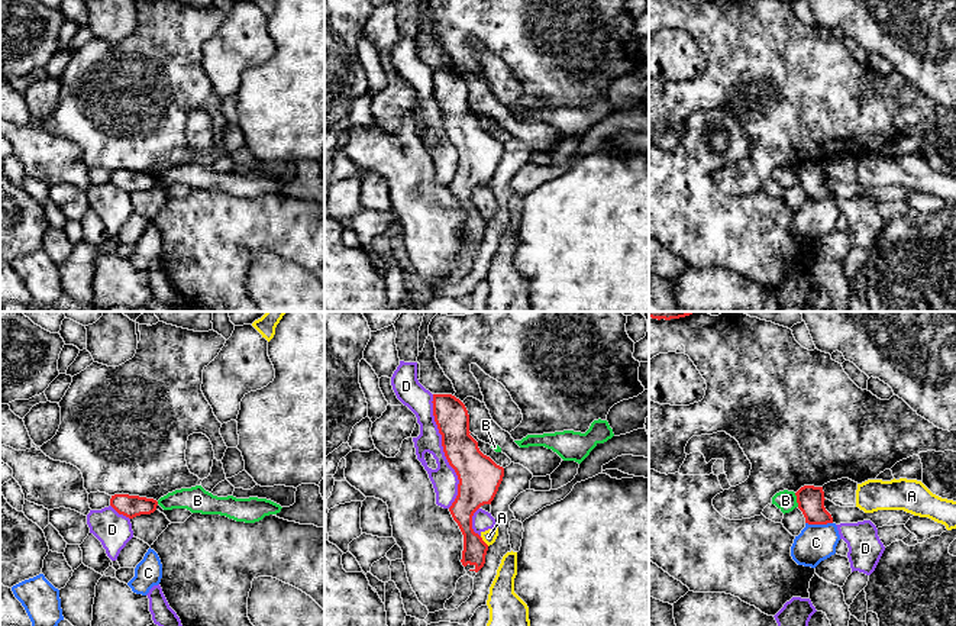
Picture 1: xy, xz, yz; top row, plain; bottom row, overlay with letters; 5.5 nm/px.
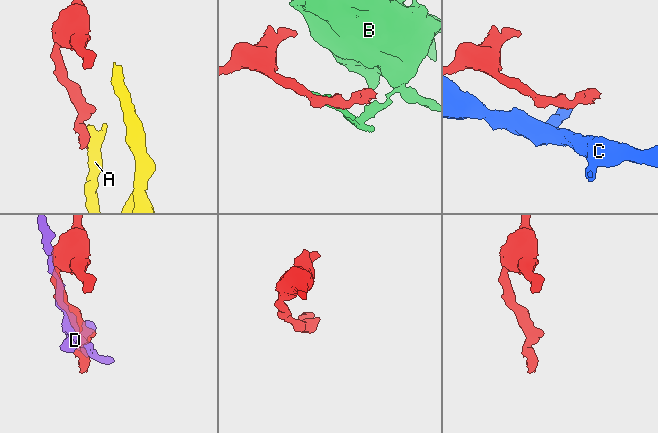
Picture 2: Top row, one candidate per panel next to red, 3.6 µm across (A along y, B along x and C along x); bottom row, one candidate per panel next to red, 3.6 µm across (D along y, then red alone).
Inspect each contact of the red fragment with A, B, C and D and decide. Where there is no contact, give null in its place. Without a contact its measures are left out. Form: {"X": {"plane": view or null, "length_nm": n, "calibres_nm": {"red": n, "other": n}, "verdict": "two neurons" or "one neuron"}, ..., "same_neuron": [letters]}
{"A": {"plane": "xz", "length_nm": 80, "calibres_nm": {"red": 150, "other": 80}, "verdict": "two neurons"}, "B": {"plane": "yz", "length_nm": 80, "calibres_nm": {"red": 150, "other": 120}, "verdict": "two neurons"}, "C": {"plane": "yz", "length_nm": 150, "calibres_nm": {"red": 150, "other": 200}, "verdict": "two neurons"}, "D": {"plane": "xz", "length_nm": 650, "calibres_nm": {"red": 240, "other": 150}, "verdict": "two neurons"}, "same_neuron": []}

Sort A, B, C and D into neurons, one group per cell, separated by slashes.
A D / B / C

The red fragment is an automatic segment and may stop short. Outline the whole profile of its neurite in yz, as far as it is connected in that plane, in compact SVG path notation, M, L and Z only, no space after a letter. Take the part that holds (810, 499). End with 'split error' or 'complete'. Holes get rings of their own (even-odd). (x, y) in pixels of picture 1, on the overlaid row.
M804 485L797 493L798 509L805 517L808 525L827 525L833 523L831 514L824 507L823 487Z; complete

